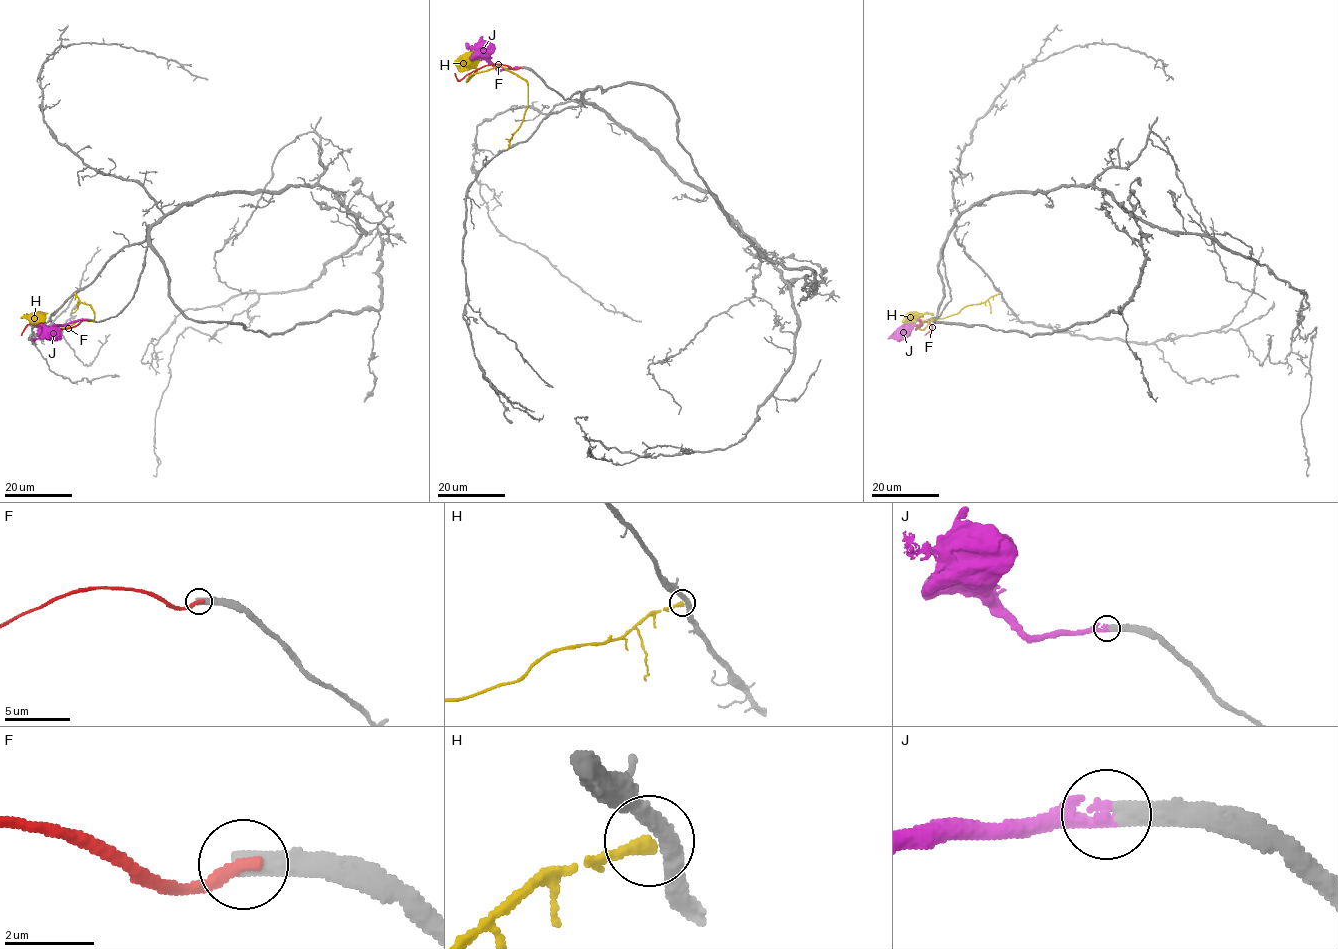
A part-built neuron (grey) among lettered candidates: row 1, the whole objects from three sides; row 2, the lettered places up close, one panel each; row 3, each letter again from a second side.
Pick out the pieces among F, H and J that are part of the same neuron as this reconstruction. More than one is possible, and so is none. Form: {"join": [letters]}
{"join": ["J"]}

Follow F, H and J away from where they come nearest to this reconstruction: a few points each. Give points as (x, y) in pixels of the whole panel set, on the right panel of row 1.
F: (919, 320), (916, 329), (927, 321), (932, 328), (924, 335)
H: (1000, 293), (956, 314), (925, 320), (918, 327), (922, 329), (932, 316), (912, 317)
J: (919, 319), (920, 325), (914, 325), (894, 339)

